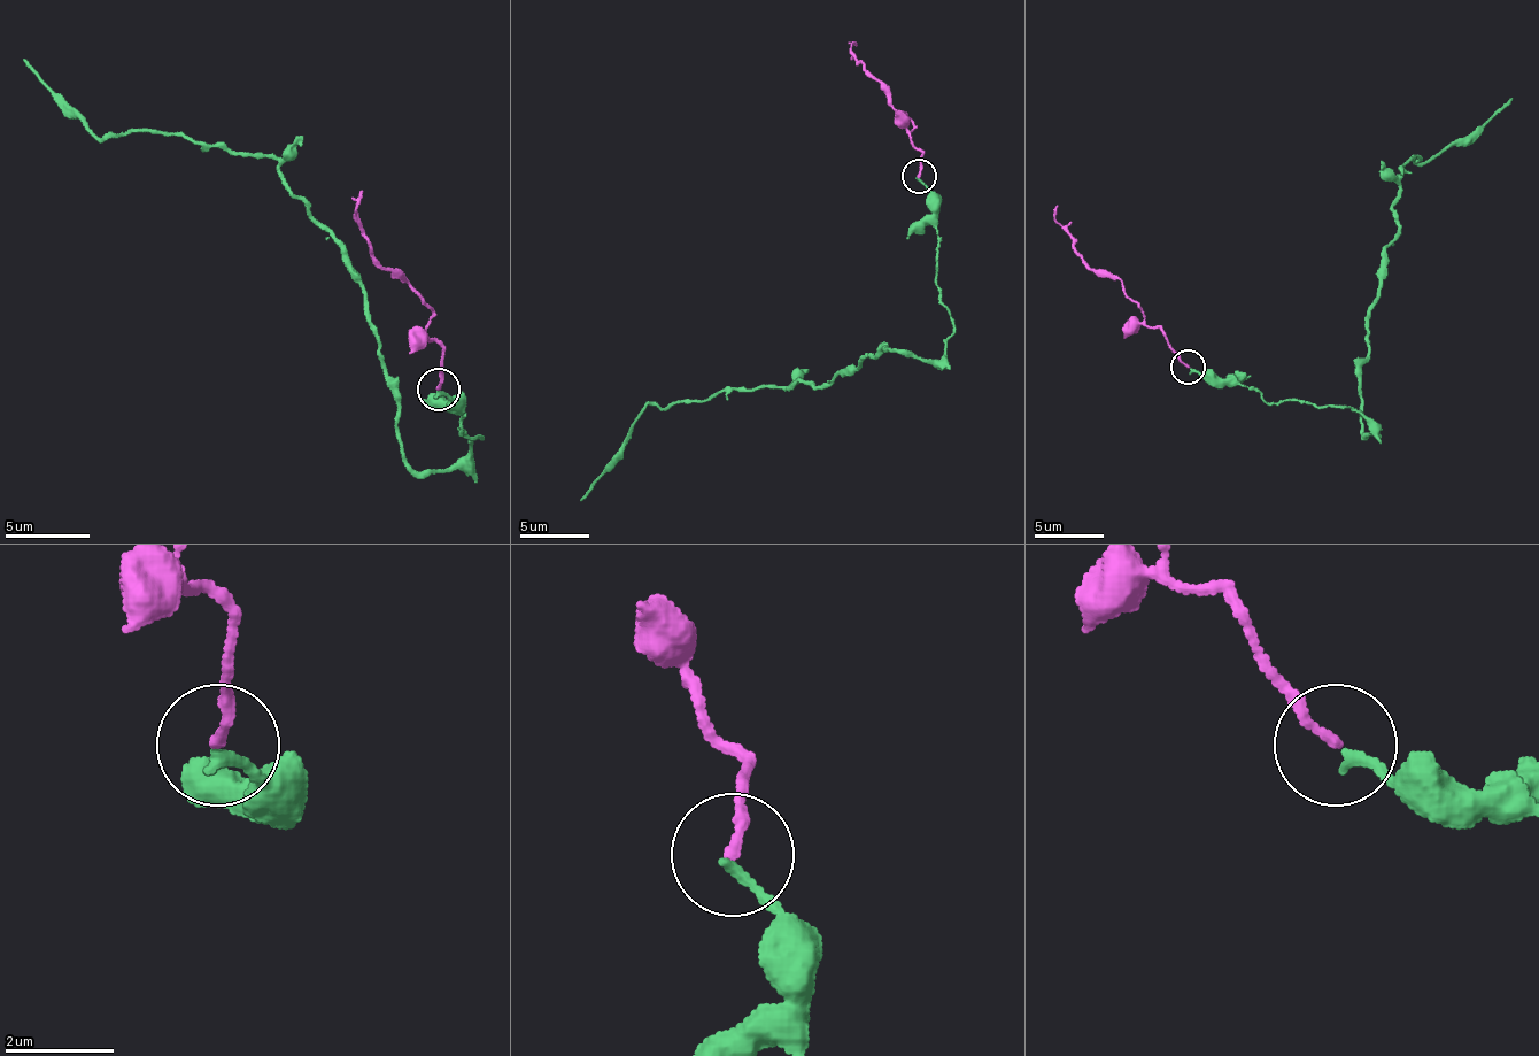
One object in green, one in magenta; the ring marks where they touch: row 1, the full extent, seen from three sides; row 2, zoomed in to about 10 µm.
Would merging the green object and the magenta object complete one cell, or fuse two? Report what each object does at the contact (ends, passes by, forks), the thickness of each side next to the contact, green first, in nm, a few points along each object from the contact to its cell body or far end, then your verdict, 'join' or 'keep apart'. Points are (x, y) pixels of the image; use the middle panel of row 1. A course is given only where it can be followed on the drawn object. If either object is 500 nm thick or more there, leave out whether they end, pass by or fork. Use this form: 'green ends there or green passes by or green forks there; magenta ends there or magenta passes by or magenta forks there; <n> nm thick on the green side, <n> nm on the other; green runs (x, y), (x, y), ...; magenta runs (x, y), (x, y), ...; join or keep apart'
green ends there; magenta ends there; 200 nm thick on the green side, 190 nm on the other; green runs (918, 179), (952, 317), (945, 352), (887, 348), (821, 387), (644, 408), (581, 501); magenta runs (918, 175), (921, 151), (911, 140), (914, 123), (890, 102), (883, 89), (866, 71), (852, 44), (856, 47); join

